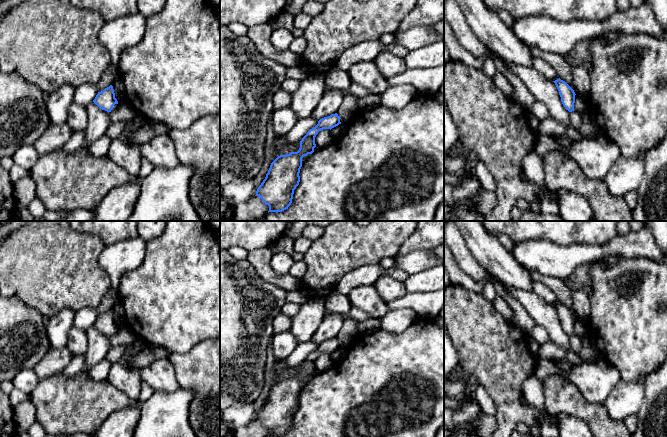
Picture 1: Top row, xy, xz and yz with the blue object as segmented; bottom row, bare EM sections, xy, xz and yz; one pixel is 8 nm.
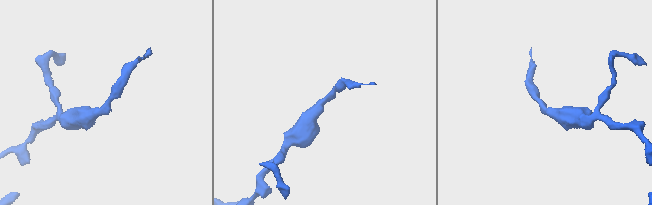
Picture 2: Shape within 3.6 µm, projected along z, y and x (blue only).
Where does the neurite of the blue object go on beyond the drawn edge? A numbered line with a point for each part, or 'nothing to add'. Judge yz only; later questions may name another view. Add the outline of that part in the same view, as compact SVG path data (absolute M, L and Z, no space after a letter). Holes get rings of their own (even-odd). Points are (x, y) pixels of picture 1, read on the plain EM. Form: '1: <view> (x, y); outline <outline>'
nothing to add

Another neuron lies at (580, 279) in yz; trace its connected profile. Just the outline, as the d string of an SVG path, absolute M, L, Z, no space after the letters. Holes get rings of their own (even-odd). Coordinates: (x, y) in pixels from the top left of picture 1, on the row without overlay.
M592 263L580 265L574 270L567 280L564 280L570 290L584 290L589 295L591 292L591 278L589 275L591 264Z

